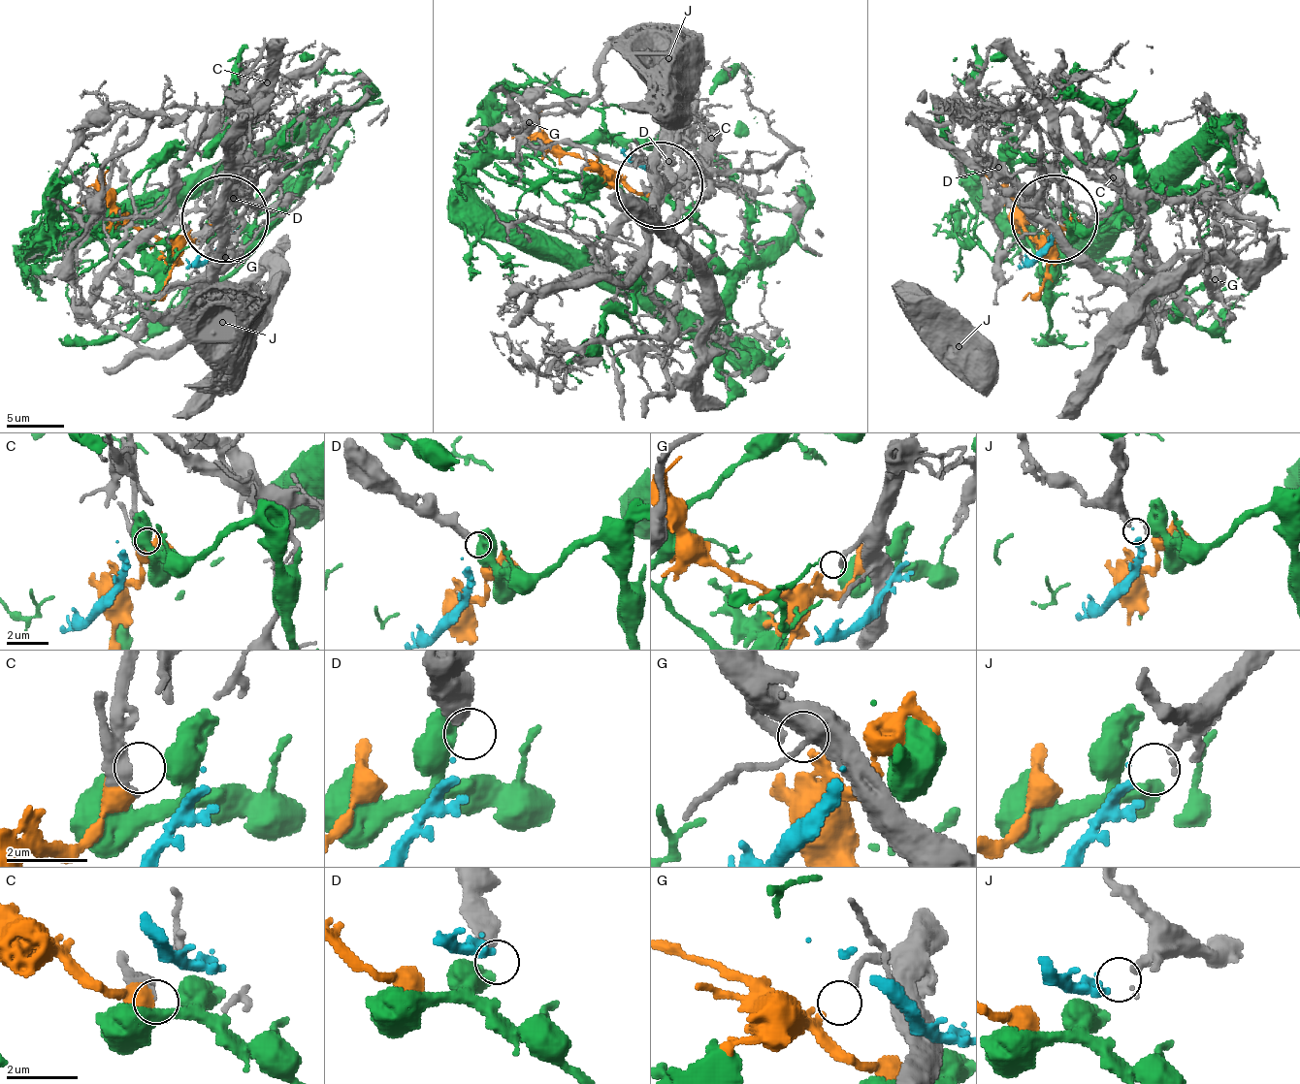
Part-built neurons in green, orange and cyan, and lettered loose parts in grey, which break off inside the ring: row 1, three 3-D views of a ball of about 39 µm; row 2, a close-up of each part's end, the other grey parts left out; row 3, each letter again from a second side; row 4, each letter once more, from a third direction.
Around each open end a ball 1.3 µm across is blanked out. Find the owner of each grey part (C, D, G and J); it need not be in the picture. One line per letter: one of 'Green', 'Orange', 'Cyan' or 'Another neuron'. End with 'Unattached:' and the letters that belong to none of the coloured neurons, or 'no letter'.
C: Orange
D: Another neuron
G: Another neuron
J: Cyan
Unattached: D, G

